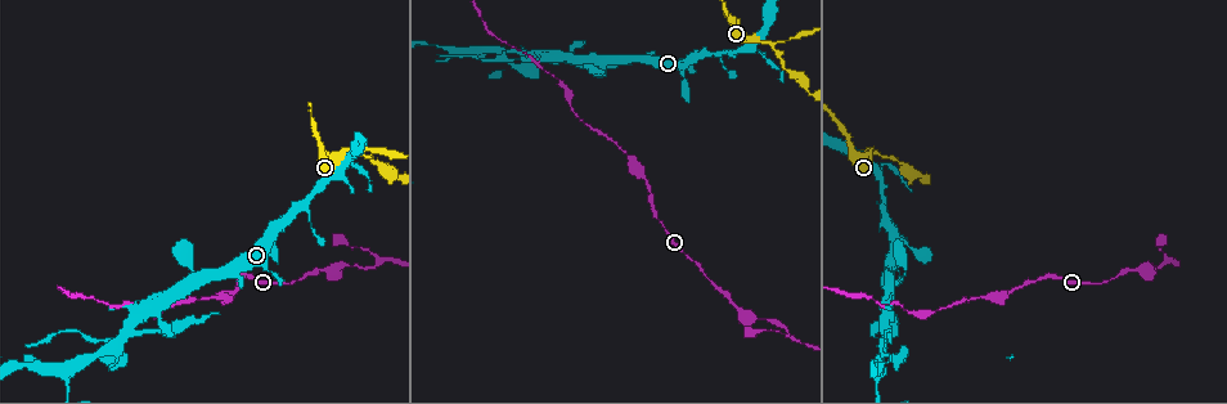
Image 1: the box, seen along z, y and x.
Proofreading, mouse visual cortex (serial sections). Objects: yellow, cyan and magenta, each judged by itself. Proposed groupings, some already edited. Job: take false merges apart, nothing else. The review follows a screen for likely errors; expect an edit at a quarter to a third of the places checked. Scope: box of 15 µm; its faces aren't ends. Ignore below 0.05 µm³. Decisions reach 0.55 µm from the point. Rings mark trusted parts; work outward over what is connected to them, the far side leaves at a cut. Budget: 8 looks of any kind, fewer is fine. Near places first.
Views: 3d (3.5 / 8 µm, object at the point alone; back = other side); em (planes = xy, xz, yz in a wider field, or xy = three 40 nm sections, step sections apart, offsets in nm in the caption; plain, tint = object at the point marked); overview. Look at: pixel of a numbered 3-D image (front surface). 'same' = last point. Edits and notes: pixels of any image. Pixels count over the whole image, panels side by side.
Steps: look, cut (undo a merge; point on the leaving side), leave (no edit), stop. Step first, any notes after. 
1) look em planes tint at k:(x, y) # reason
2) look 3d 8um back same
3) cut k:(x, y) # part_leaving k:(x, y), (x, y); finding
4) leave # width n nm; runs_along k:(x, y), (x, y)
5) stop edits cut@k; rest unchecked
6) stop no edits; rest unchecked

look 3d 3.5um at 1:(770, 45) # thin neck

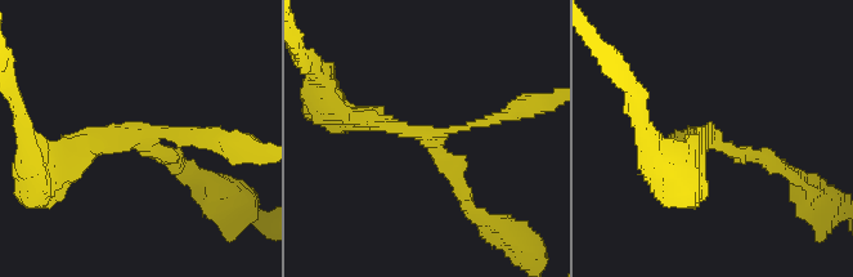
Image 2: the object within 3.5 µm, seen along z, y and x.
look em xy step 1 tint at 2:(710, 138) # arms 3; arm_widths 150, 200, 300 nm; now the EM

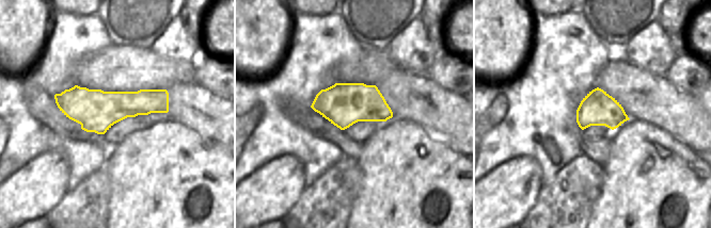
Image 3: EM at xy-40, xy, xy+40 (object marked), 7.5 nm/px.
look em xy step 3 tint same # another direction

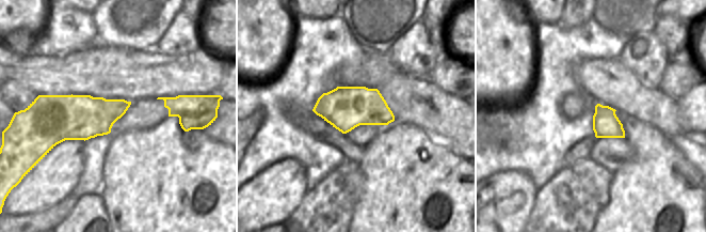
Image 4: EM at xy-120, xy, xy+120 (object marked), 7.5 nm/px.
leave # runs_along 2:(354, 120), (421, 133), (465, 199); all the same cell

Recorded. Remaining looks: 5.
look 3d 3.5um at 1:(128, 329) # a fork

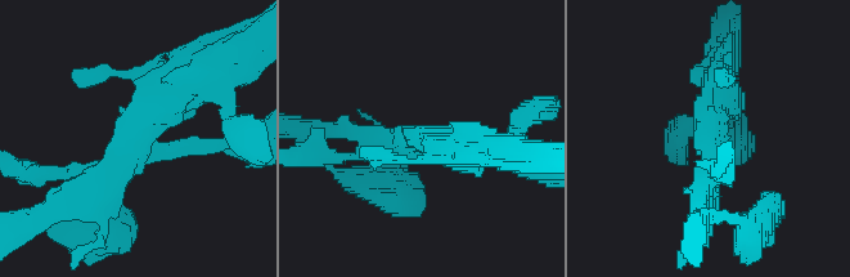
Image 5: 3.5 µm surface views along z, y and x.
look em xy step 1 tint at 5:(711, 135) # arms 3; arm_widths 100, 300, 500 nm

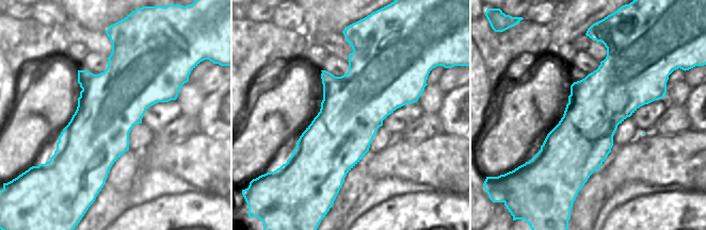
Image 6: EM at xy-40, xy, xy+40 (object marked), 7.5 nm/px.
cut 5:(27, 170) # a second cell is stuck on

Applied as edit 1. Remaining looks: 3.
look overview

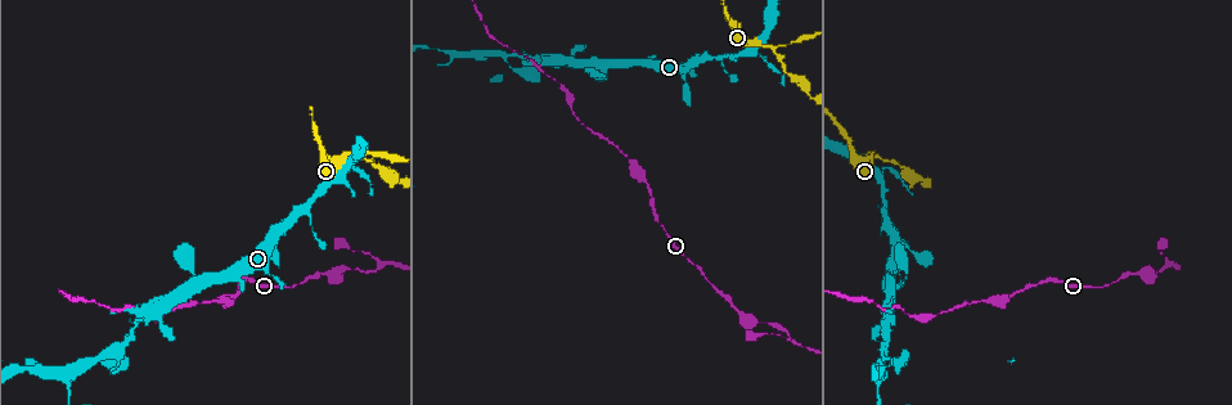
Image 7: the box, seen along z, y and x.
look 3d 3.5um at 7:(1165, 267) # two arms in line, one across

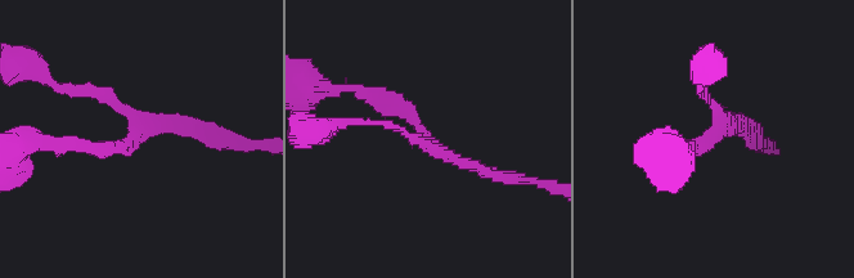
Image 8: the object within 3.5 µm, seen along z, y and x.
look em xy step 3 tint at 8:(422, 133) # arms 3; arm_widths 100, 200, 200 nm; shape alone is not enough

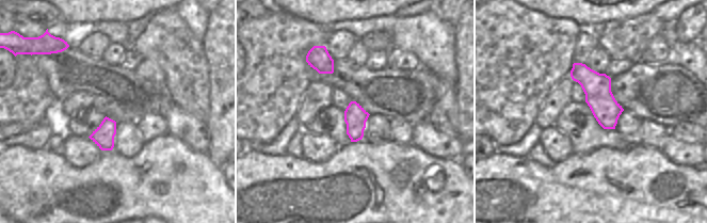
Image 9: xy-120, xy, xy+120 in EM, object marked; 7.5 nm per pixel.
leave # runs_along 9:(576, 65), (597, 88), (612, 126); continuous, no second cell

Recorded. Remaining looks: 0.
stop edits cut@5; rest unchecked

